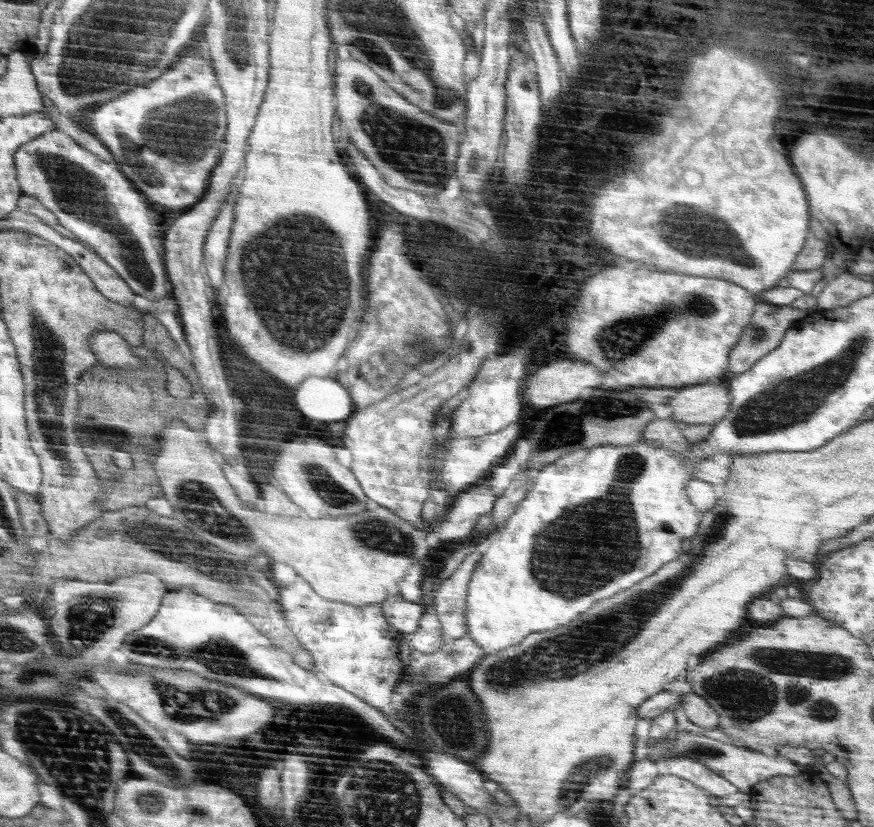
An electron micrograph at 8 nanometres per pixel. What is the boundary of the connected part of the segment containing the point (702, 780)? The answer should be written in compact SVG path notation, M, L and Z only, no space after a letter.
M674 755L667 760L667 766L670 774L693 782L714 800L738 791L734 783L730 784L719 772L708 768L694 757Z

